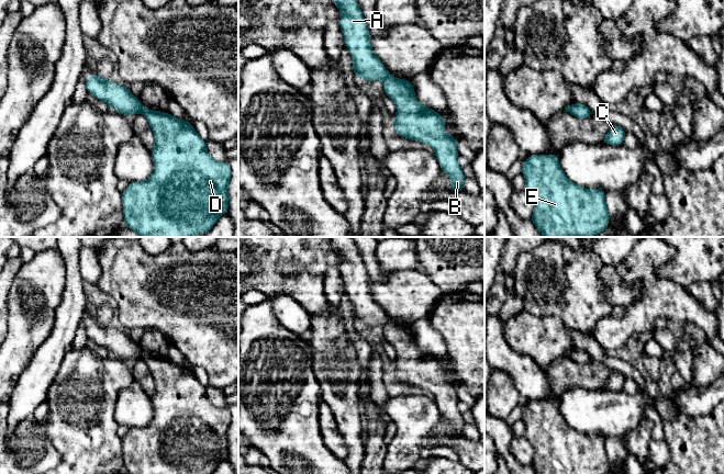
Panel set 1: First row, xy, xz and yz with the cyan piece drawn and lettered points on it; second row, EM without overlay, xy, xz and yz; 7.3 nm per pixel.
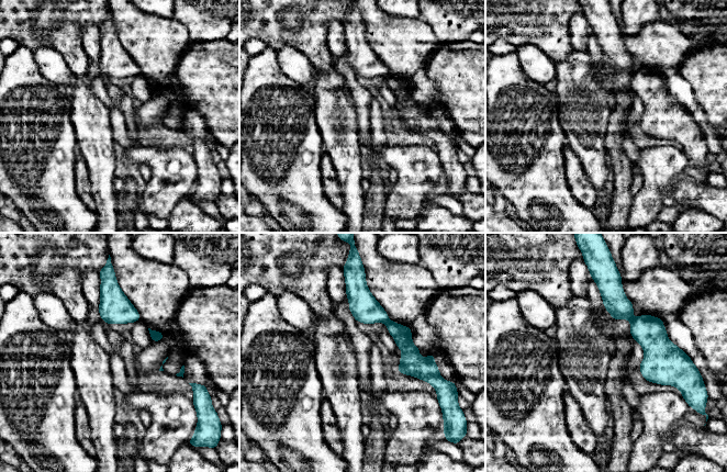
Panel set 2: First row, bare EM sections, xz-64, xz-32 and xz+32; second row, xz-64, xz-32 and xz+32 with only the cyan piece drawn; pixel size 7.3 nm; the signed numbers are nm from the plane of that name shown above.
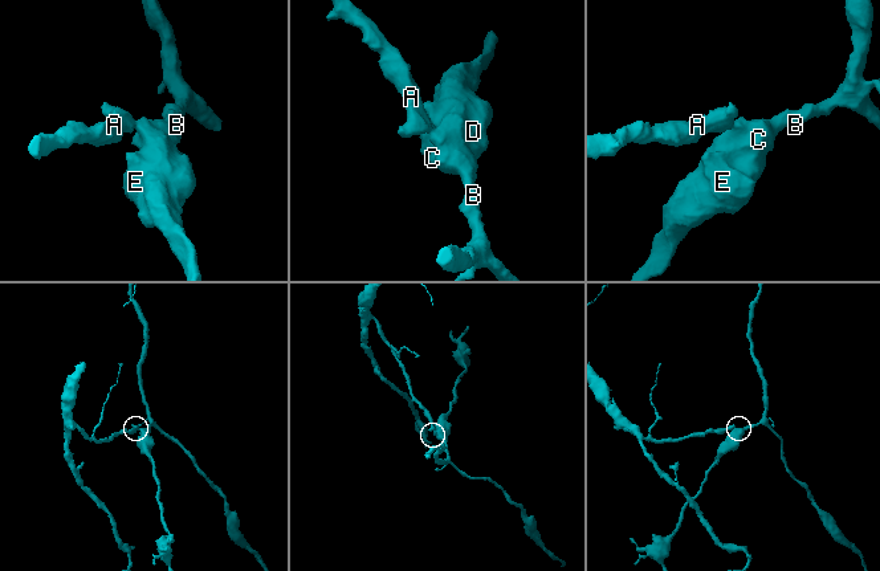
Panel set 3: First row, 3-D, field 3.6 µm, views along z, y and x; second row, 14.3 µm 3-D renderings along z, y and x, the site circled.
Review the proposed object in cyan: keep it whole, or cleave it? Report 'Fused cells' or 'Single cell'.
Fused cells

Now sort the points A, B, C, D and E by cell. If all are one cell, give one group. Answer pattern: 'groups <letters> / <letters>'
groups A / B C D E

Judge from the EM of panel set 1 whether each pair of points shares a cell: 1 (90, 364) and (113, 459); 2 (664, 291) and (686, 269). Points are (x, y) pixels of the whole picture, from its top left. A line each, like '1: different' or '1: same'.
1: same
2: different

